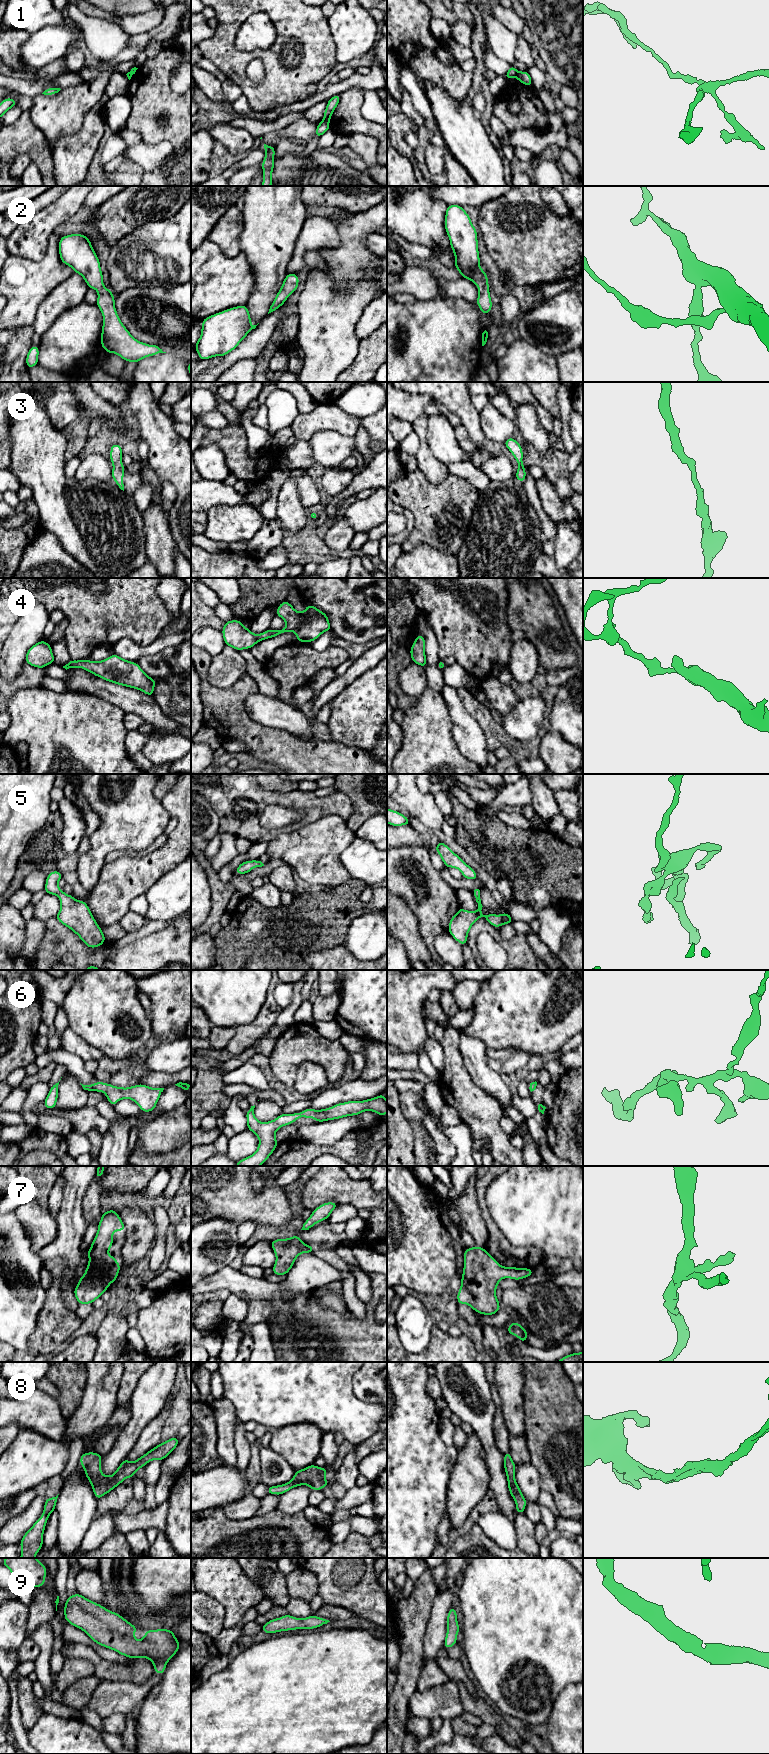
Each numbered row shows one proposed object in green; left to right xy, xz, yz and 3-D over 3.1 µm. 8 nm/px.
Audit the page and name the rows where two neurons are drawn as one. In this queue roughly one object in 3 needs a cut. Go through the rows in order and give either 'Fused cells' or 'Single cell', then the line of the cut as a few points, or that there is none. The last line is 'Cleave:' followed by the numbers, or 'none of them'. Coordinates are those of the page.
1: Fused cells. Split along xz (323, 118), (328, 122)
2: Single cell. No split
3: Single cell. No split
4: Single cell. No split
5: Single cell. No split
6: Single cell. No split
7: Single cell. No split
8: Single cell. No split
9: Single cell. No split
Cleave: 1

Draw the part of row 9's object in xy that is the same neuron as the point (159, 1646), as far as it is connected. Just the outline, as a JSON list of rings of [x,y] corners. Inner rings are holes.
[[[80,1594],[68,1596],[64,1607],[65,1620],[84,1631],[98,1645],[128,1658],[148,1658],[156,1674],[162,1675],[168,1661],[181,1644],[172,1630],[148,1629],[140,1641],[135,1639],[138,1627],[120,1614],[104,1608]]]

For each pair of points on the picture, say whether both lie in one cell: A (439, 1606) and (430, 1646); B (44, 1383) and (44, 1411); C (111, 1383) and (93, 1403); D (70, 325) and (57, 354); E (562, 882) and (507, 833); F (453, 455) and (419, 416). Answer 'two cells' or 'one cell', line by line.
A: one cell
B: two cells
C: one cell
D: one cell
E: one cell
F: two cells

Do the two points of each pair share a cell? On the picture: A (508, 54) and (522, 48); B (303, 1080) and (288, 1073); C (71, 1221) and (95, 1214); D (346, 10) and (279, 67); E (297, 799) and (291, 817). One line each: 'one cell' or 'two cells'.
A: two cells
B: two cells
C: two cells
D: two cells
E: two cells

